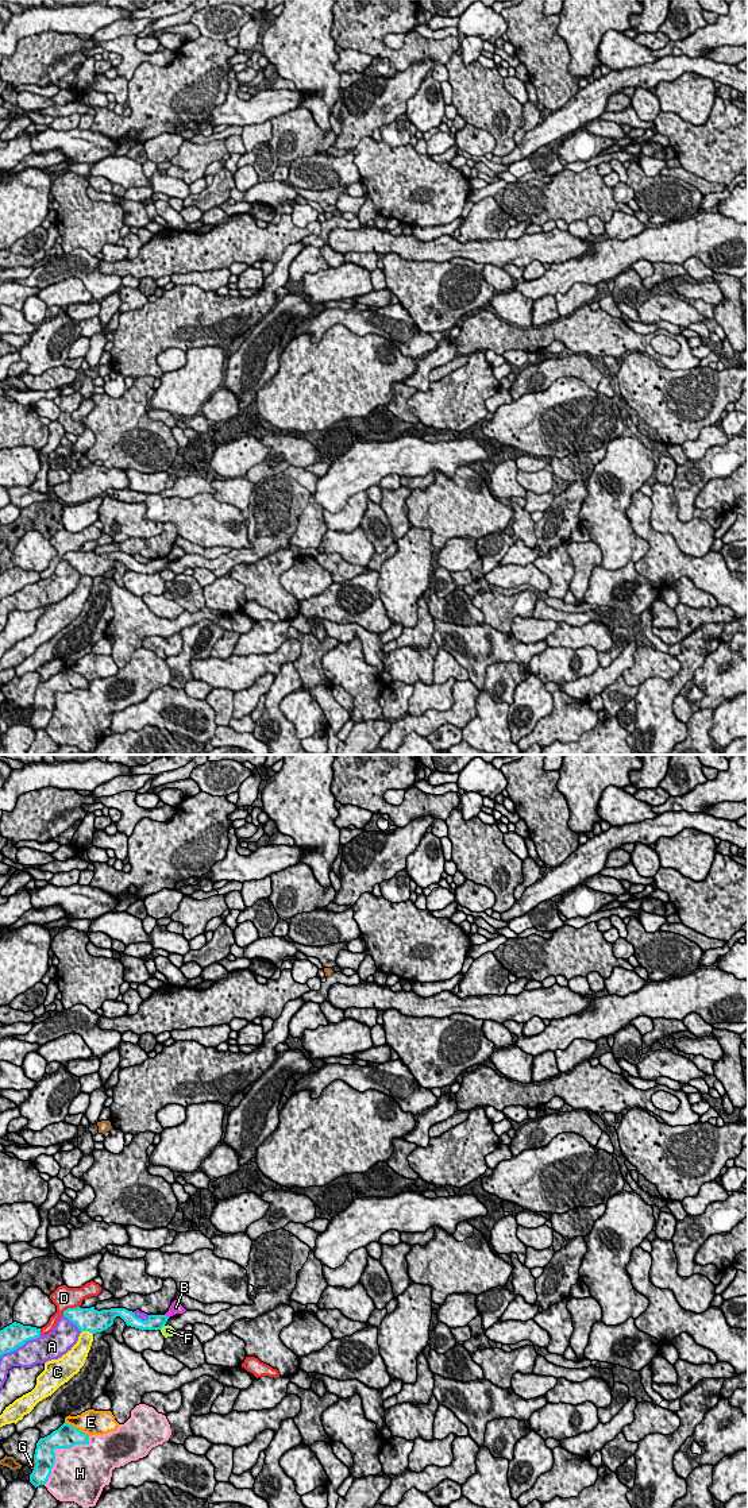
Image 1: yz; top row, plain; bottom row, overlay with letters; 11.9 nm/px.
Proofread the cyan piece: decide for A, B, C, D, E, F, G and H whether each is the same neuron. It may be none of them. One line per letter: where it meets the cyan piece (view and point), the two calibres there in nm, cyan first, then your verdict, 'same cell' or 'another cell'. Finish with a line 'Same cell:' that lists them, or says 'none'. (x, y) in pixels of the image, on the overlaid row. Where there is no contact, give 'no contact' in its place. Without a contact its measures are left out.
A: yz (20, 1345) | 280/300 nm | another cell
B: yz (168, 1316) | 190/140 nm | another cell
C: yz (87, 1330) | 280/190 nm | another cell
D: yz (69, 1308) | 280/280 nm | another cell
E: yz (77, 1429) | 280/300 nm | another cell
F: yz (161, 1327) | 190/130 nm | another cell
G: yz (35, 1462) | 260/70 nm | another cell
H: yz (57, 1447) | 280/380 nm | another cell
Same cell: none

